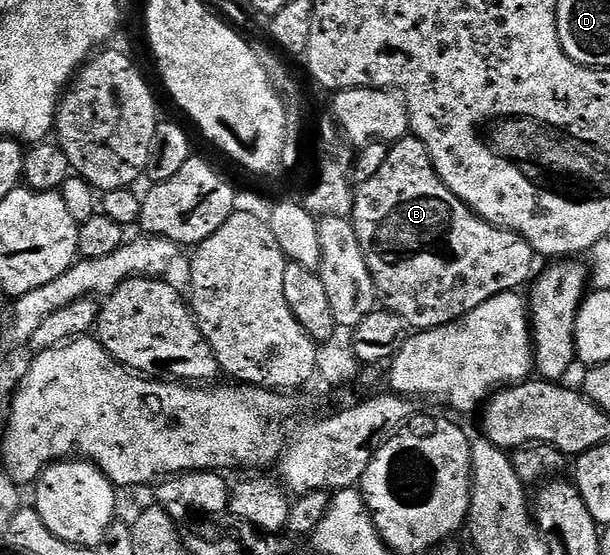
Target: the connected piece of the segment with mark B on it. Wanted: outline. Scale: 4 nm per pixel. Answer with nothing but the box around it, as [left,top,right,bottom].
[350,138,534,330]

